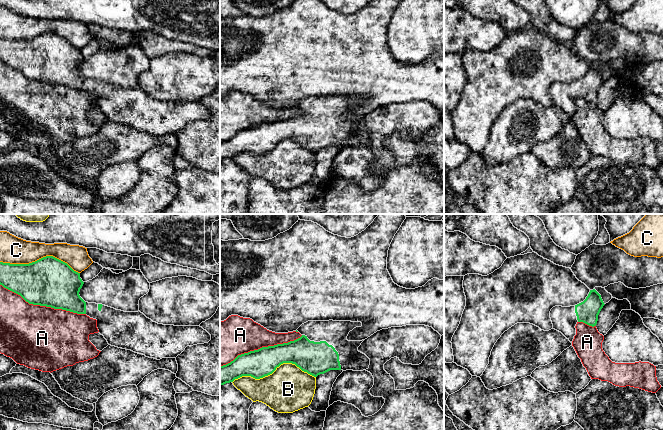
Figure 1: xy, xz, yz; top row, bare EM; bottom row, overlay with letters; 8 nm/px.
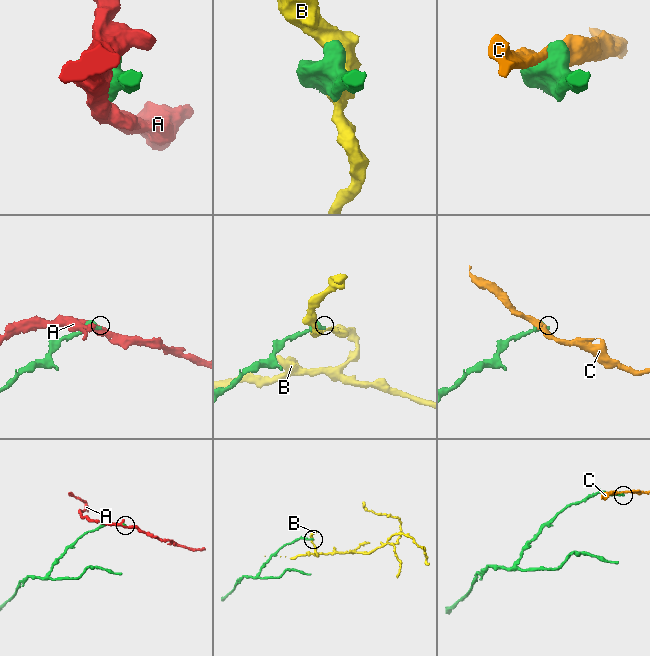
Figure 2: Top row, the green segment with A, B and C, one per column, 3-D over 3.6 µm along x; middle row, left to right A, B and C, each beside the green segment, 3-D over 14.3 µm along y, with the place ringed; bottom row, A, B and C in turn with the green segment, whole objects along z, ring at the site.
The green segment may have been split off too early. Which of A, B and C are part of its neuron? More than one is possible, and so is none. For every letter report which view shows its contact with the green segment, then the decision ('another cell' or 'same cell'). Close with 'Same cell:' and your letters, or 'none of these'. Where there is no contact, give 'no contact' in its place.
A: contact in xy; another cell
B: contact in xz; another cell
C: contact in xy; another cell
Same cell: none of these

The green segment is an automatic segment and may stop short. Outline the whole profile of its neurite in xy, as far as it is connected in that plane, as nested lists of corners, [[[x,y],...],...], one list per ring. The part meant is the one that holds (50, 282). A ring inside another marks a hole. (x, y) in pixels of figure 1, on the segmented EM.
[[[46,256],[29,264],[0,262],[0,285],[20,295],[29,304],[86,314],[96,319],[99,333],[111,346],[160,360],[176,358],[187,346],[204,344],[211,340],[211,335],[200,326],[158,324],[140,311],[124,312],[102,304],[85,302],[79,295],[83,284],[80,273],[53,256]]]

